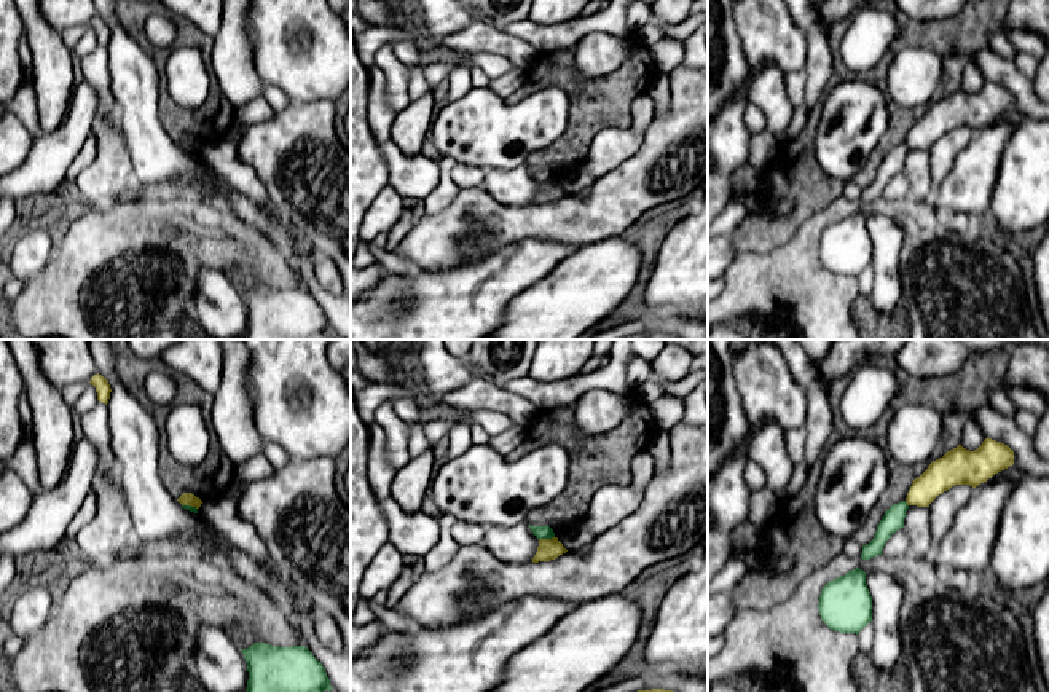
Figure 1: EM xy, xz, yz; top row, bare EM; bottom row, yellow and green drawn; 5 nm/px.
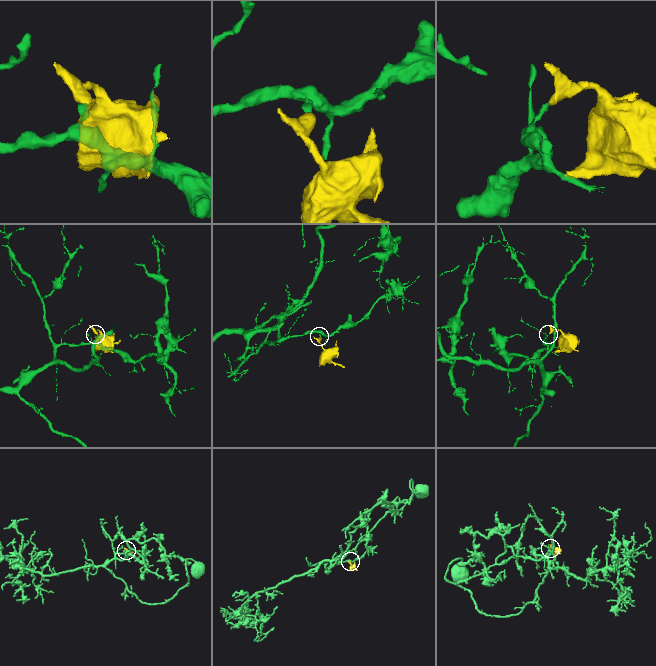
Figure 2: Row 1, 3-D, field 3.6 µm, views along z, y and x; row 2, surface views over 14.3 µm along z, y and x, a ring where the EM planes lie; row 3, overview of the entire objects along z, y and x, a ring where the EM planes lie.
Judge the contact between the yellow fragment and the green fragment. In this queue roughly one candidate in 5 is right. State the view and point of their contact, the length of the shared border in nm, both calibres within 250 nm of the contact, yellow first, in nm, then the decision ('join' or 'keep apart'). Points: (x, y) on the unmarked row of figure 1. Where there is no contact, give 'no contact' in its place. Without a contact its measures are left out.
xz (546, 182) | 80 nm | 110/70 nm | keep apart

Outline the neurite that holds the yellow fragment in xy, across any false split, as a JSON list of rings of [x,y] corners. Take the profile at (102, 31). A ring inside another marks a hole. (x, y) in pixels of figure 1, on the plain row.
[[[97,16],[89,26],[96,30],[97,43],[107,48],[112,35],[108,24]]]

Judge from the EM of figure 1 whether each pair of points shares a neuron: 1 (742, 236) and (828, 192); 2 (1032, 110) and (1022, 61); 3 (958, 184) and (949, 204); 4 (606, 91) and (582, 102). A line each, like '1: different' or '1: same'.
1: same
2: different
3: same
4: same

